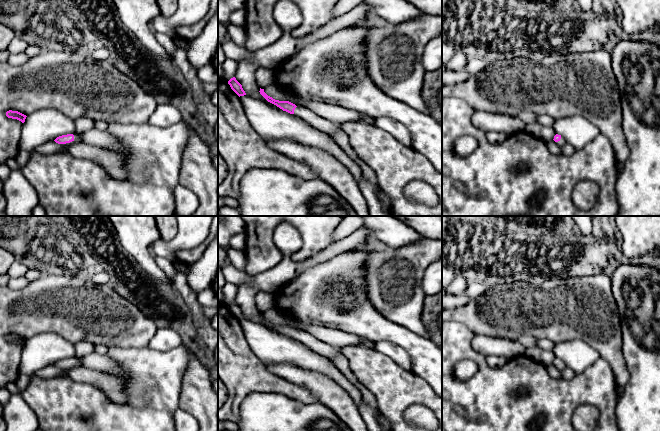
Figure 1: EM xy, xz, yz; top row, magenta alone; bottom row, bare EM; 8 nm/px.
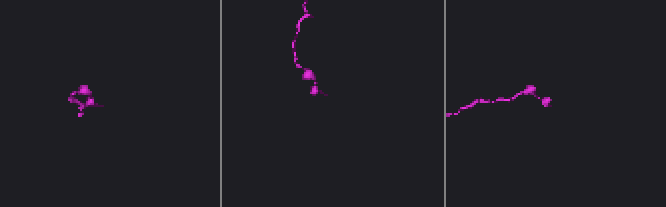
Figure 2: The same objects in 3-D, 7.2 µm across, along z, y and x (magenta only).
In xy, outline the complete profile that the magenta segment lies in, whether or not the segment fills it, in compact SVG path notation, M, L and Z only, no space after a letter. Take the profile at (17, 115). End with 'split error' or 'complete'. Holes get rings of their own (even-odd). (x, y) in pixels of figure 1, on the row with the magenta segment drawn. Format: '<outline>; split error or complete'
M12 110L7 111L6 116L8 118L17 119L17 120L21 121L22 123L25 122L25 119L27 117L26 115L24 115L18 111L12 111Z; complete

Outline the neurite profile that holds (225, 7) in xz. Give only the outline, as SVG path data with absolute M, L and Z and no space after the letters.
M218 0L218 24L226 27L230 24L229 15L240 9L244 9L245 0Z

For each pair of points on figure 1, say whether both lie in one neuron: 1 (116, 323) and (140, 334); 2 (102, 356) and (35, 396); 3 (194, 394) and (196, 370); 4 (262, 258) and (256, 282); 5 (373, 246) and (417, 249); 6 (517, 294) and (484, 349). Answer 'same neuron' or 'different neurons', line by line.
1: same neuron
2: different neurons
3: same neuron
4: different neurons
5: same neuron
6: different neurons

